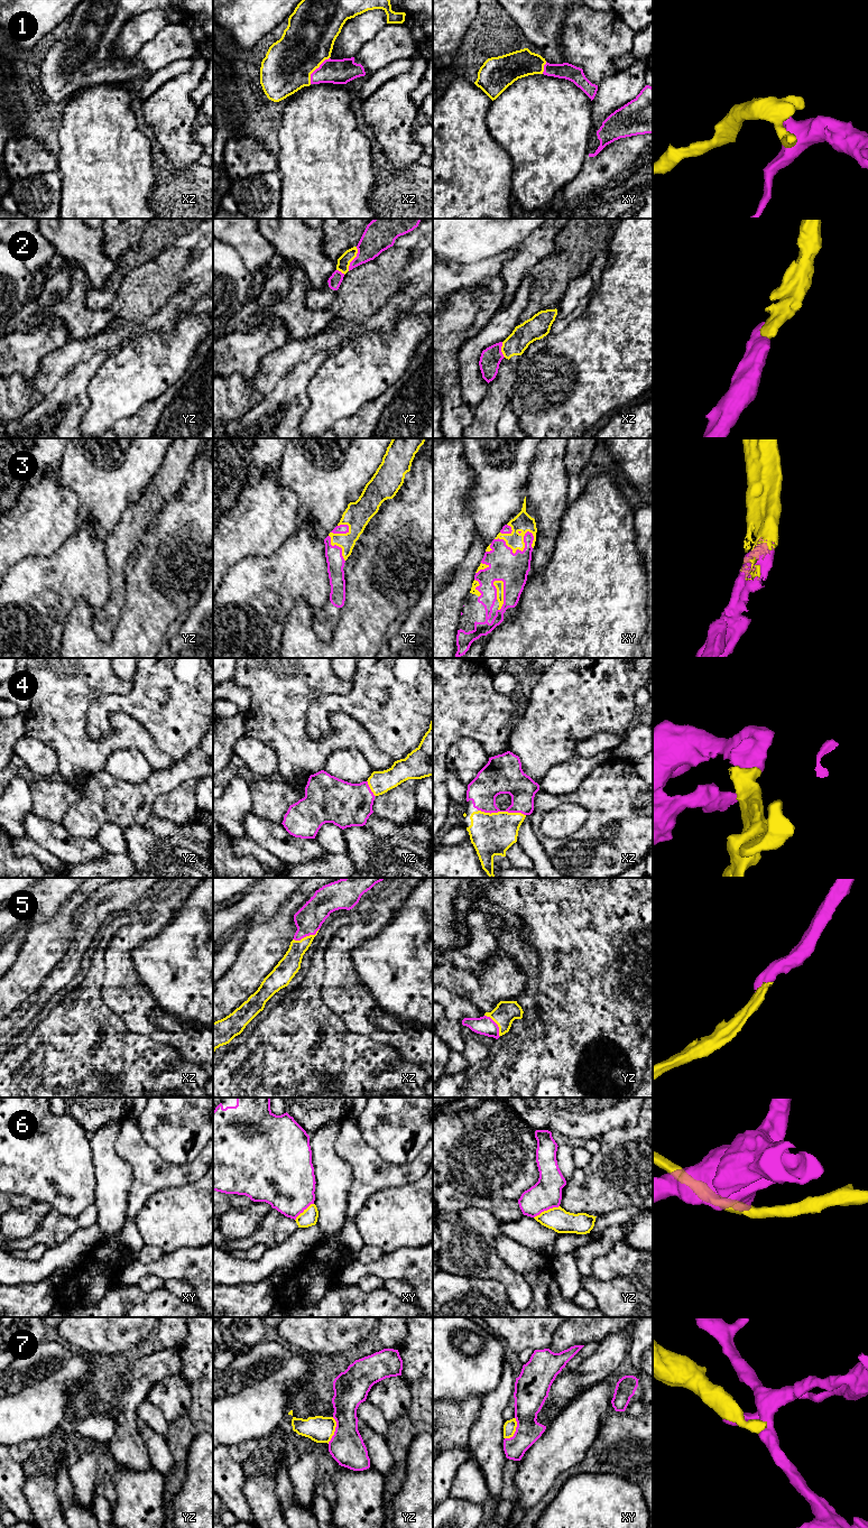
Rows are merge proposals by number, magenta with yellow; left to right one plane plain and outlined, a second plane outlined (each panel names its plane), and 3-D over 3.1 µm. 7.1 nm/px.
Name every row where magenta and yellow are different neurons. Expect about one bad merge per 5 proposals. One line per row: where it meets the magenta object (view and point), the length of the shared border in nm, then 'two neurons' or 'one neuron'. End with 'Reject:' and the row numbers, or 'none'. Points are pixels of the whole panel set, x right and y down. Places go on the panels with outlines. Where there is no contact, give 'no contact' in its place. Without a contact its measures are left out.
1: contact xz (315, 70); length 240 nm; one neuron
2: contact yz (353, 259); length 190 nm; one neuron
3: contact xy (519, 550); length 280 nm; one neuron
4: contact xz (501, 811); length 340 nm; one neuron
5: contact xz (306, 935); length 200 nm; one neuron
6: contact yz (546, 1210); length 200 nm; two neurons
7: contact yz (335, 1431); length 200 nm; two neurons
Reject: 6, 7

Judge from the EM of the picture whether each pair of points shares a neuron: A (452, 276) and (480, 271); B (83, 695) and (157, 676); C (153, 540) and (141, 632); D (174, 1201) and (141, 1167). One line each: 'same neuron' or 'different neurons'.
A: same neuron
B: different neurons
C: same neuron
D: different neurons

